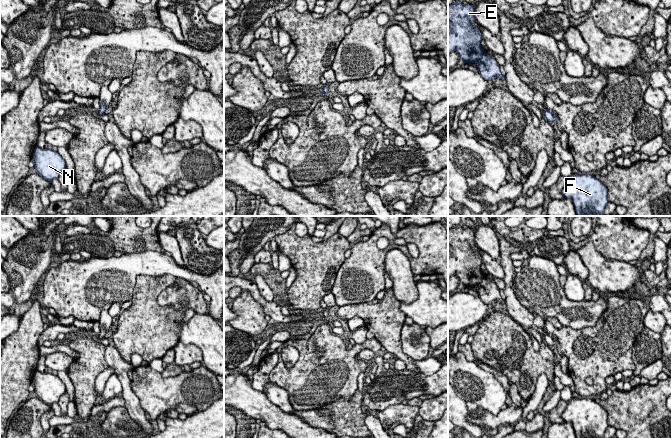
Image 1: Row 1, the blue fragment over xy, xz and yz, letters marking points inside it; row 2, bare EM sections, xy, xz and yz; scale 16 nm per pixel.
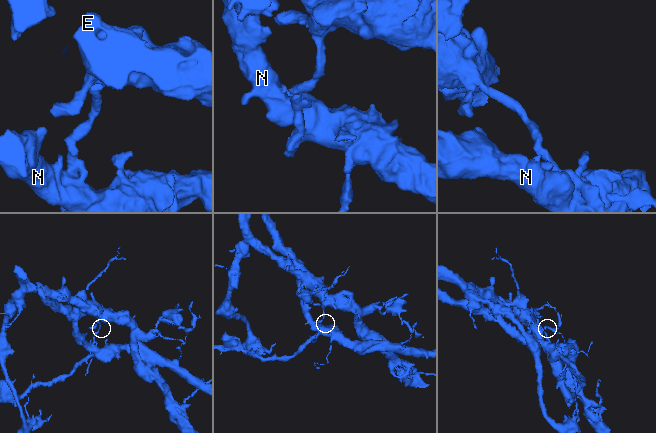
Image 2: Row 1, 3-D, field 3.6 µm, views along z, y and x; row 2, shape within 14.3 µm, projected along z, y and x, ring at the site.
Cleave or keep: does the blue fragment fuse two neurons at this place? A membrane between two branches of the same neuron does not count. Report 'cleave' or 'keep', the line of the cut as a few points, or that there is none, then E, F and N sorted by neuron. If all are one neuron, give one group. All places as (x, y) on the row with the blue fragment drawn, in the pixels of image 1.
cleave | xz (323, 88), (327, 92) | E / F N

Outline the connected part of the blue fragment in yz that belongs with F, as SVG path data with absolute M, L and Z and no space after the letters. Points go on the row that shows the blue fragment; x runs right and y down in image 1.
M589 174L570 175L562 194L572 199L576 216L603 216L609 202L607 187Z

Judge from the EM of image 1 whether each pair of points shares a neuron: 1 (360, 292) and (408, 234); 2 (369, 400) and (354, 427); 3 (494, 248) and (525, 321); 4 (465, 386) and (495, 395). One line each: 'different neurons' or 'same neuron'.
1: same neuron
2: different neurons
3: different neurons
4: same neuron

